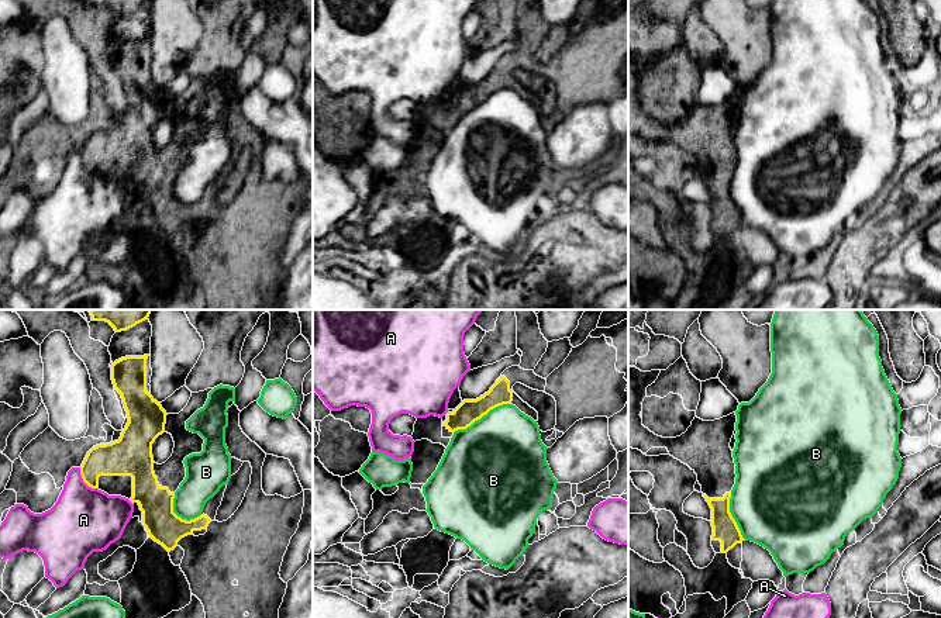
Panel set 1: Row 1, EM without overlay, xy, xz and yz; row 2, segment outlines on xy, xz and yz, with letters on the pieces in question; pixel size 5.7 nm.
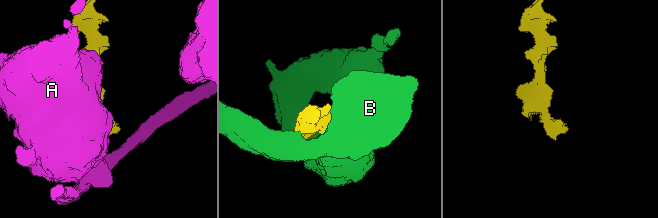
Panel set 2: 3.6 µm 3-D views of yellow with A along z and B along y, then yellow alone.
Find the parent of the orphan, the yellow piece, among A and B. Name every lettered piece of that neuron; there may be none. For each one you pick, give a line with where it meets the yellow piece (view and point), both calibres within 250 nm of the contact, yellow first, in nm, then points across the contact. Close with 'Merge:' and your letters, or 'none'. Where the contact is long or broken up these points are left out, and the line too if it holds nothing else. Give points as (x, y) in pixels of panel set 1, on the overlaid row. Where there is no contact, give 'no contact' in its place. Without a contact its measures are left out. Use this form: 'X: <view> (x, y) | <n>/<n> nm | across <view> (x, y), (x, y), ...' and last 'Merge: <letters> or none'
Merge: none

